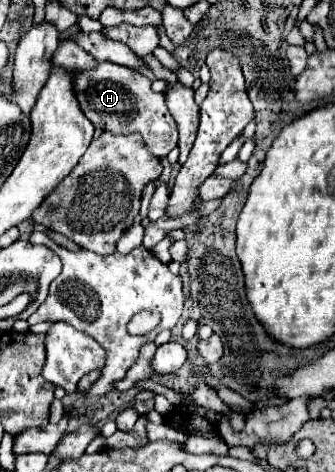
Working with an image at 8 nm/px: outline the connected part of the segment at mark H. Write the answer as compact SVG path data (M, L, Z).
M107 61L97 63L93 69L77 69L73 75L73 89L81 111L97 129L111 133L139 133L151 155L159 159L167 157L167 153L177 147L177 125L167 109L165 91L155 93L151 89L151 79L137 69Z

